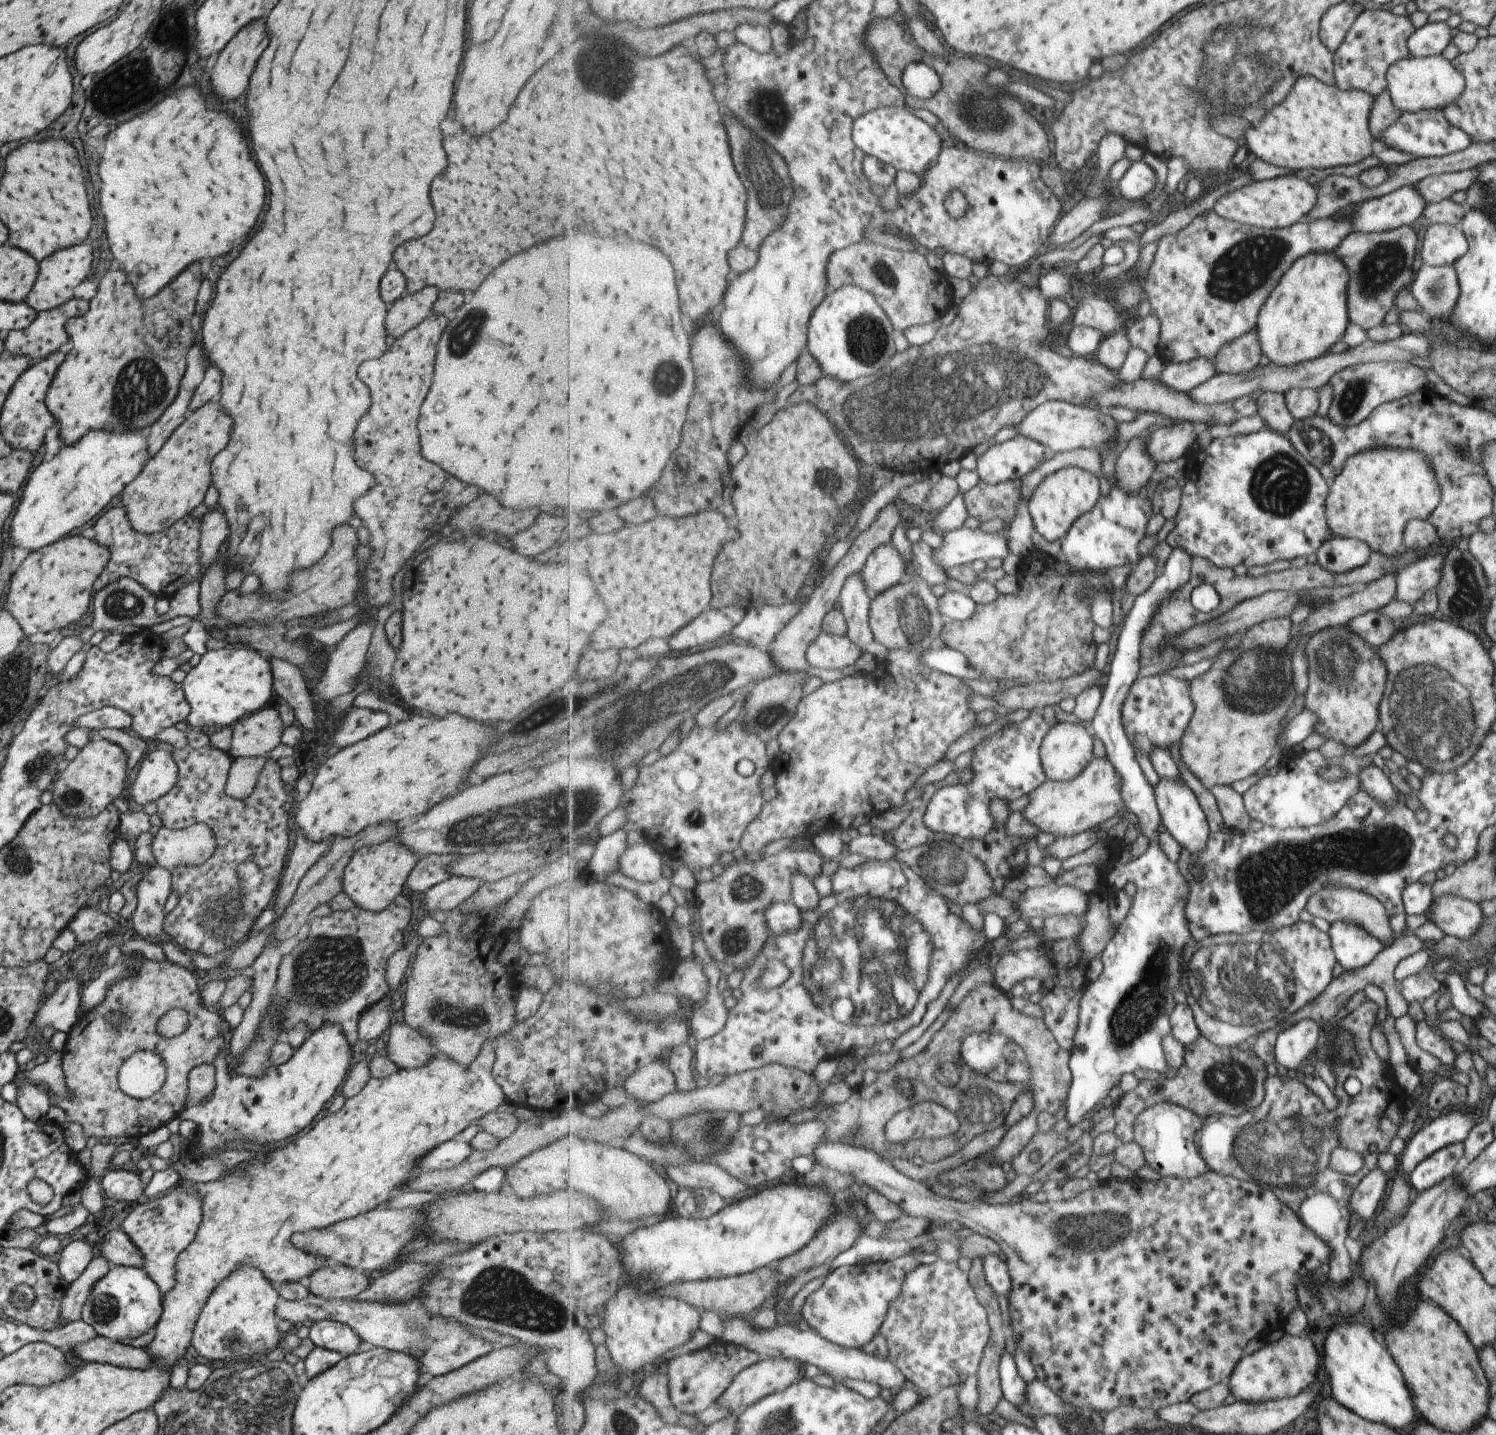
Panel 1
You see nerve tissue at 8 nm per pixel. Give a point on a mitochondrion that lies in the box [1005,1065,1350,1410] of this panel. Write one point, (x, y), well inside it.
(1288, 1149)

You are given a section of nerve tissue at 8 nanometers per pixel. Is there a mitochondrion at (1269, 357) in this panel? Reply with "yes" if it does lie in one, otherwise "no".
no

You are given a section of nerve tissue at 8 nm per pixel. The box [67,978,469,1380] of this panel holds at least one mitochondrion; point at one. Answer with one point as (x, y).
(104, 1311)

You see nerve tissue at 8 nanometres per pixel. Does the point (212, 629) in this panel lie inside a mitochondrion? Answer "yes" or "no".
no

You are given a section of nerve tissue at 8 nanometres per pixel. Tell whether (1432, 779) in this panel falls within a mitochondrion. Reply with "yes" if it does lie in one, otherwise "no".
yes

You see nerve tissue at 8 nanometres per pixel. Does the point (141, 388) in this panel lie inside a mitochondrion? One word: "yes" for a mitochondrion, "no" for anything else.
yes

